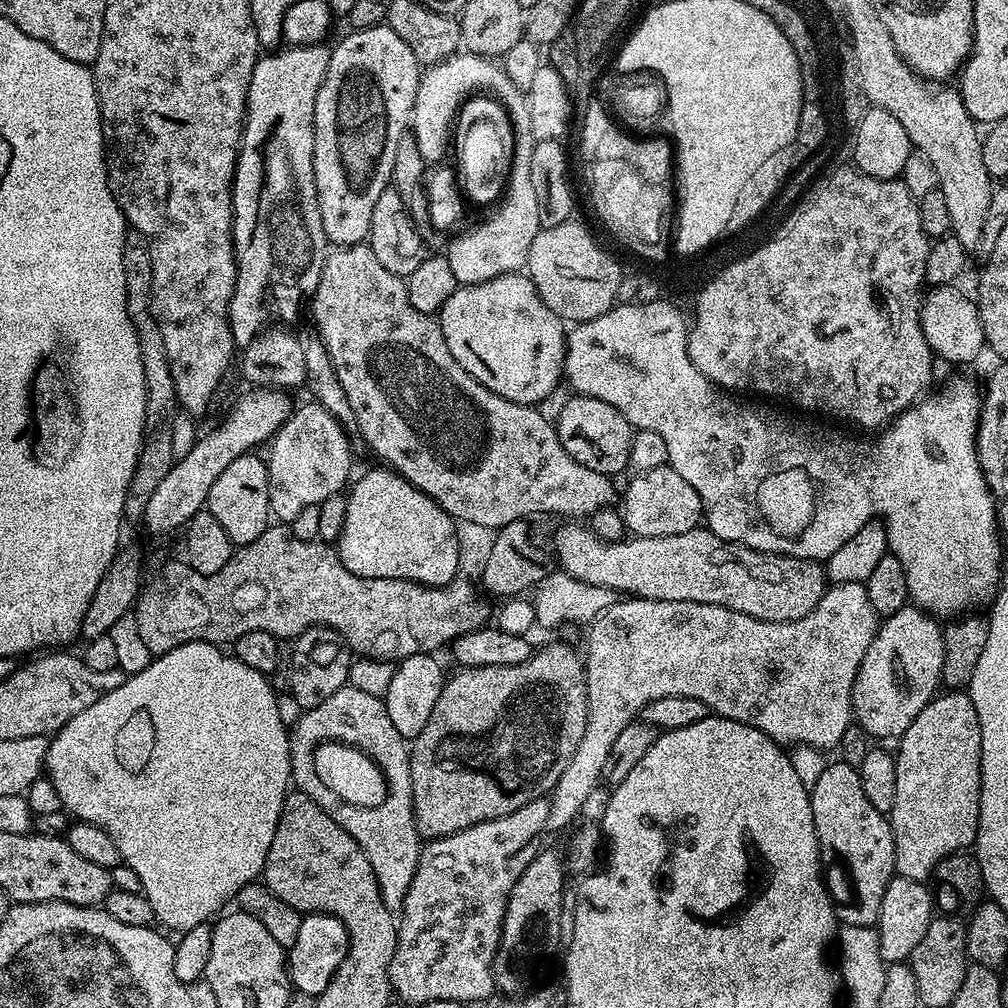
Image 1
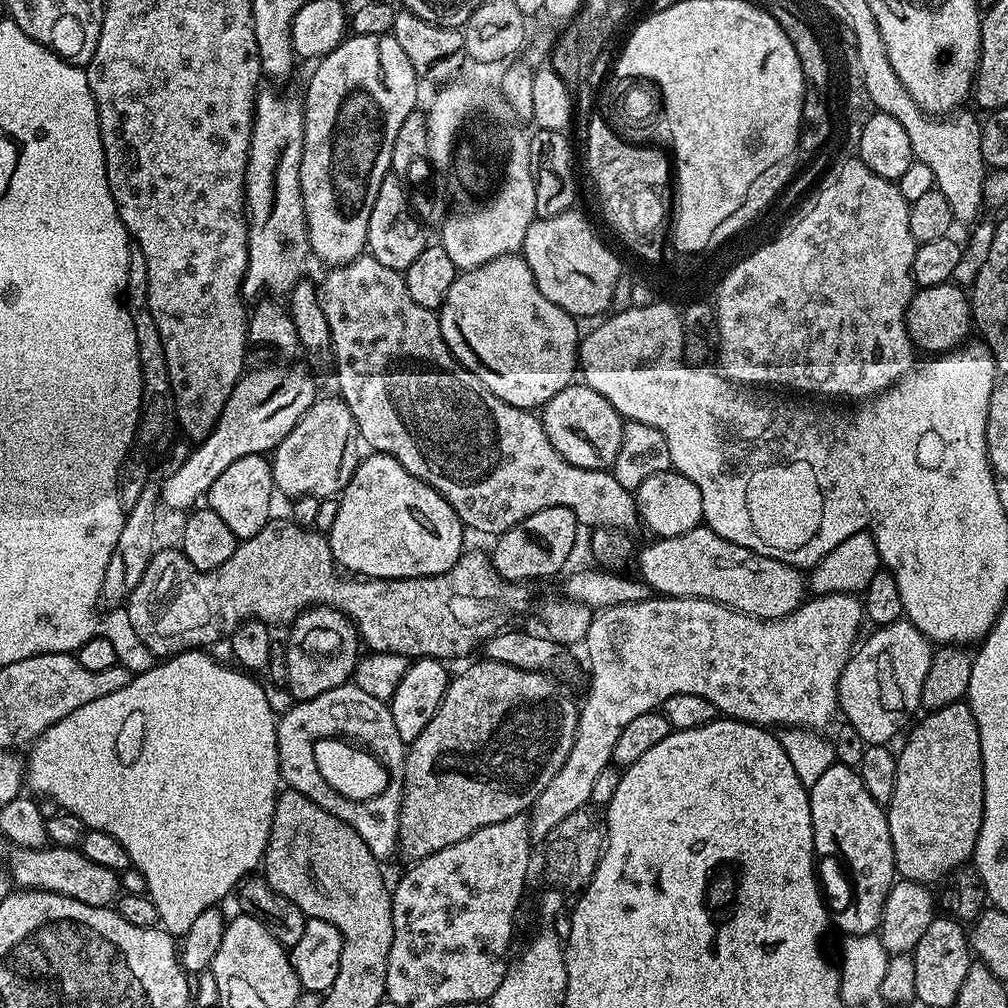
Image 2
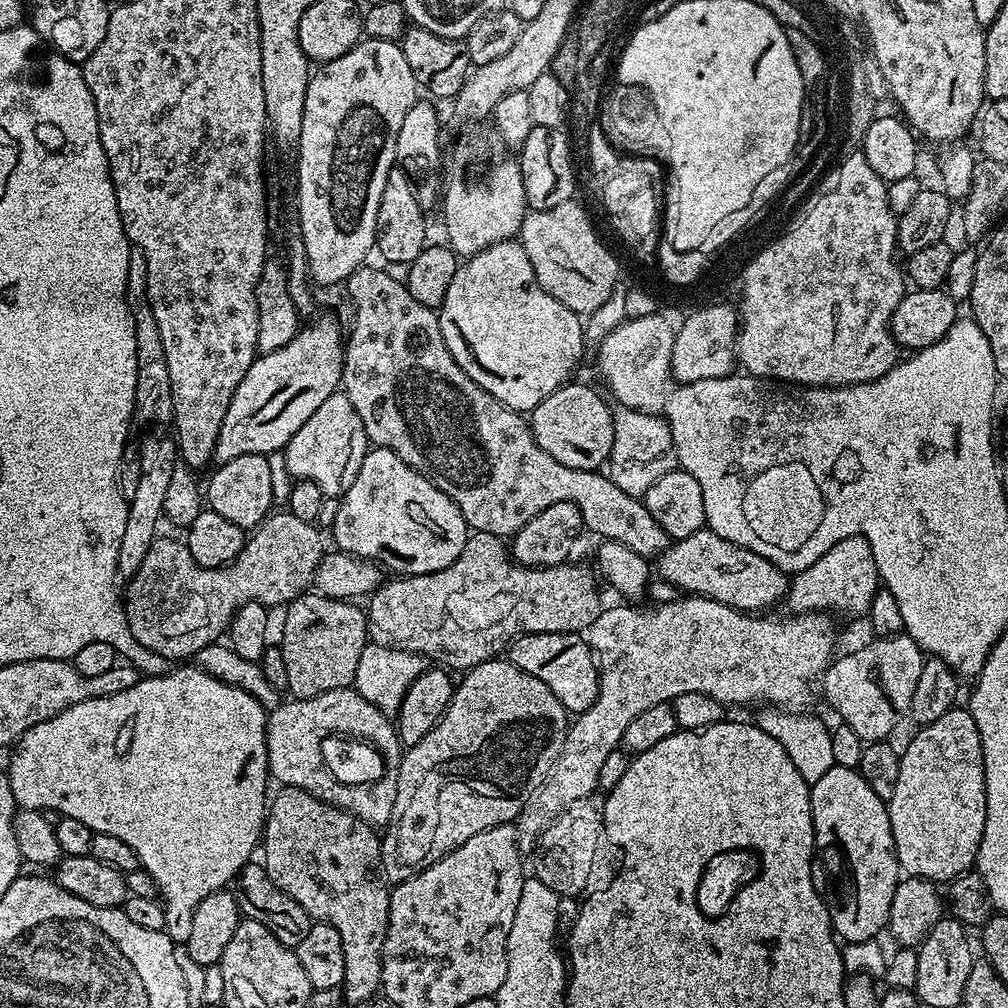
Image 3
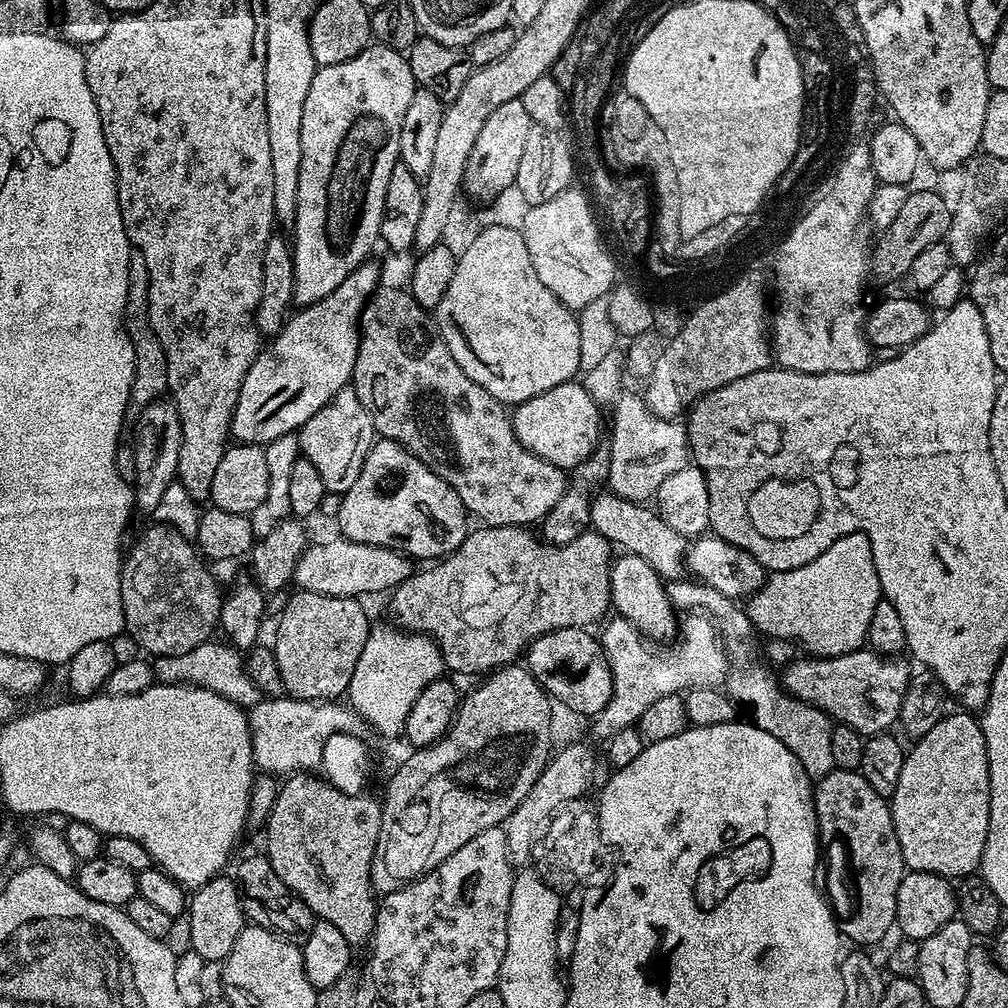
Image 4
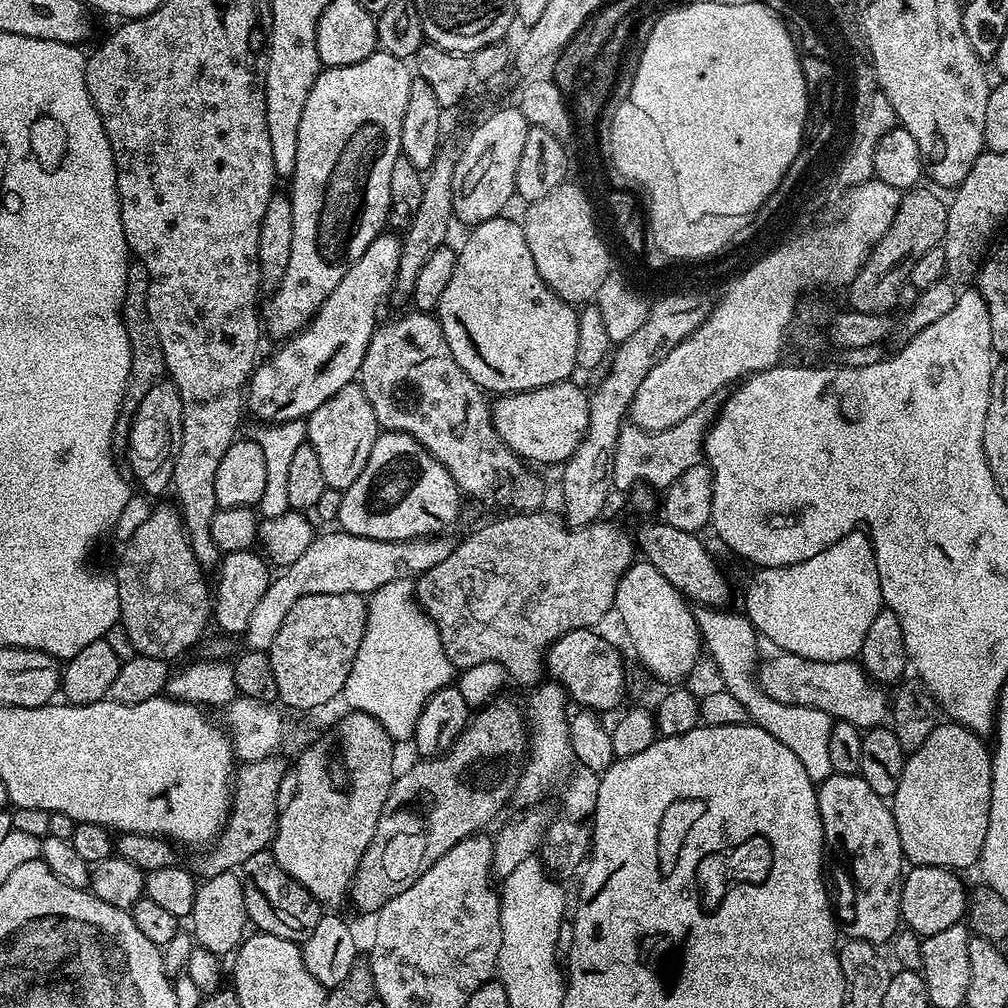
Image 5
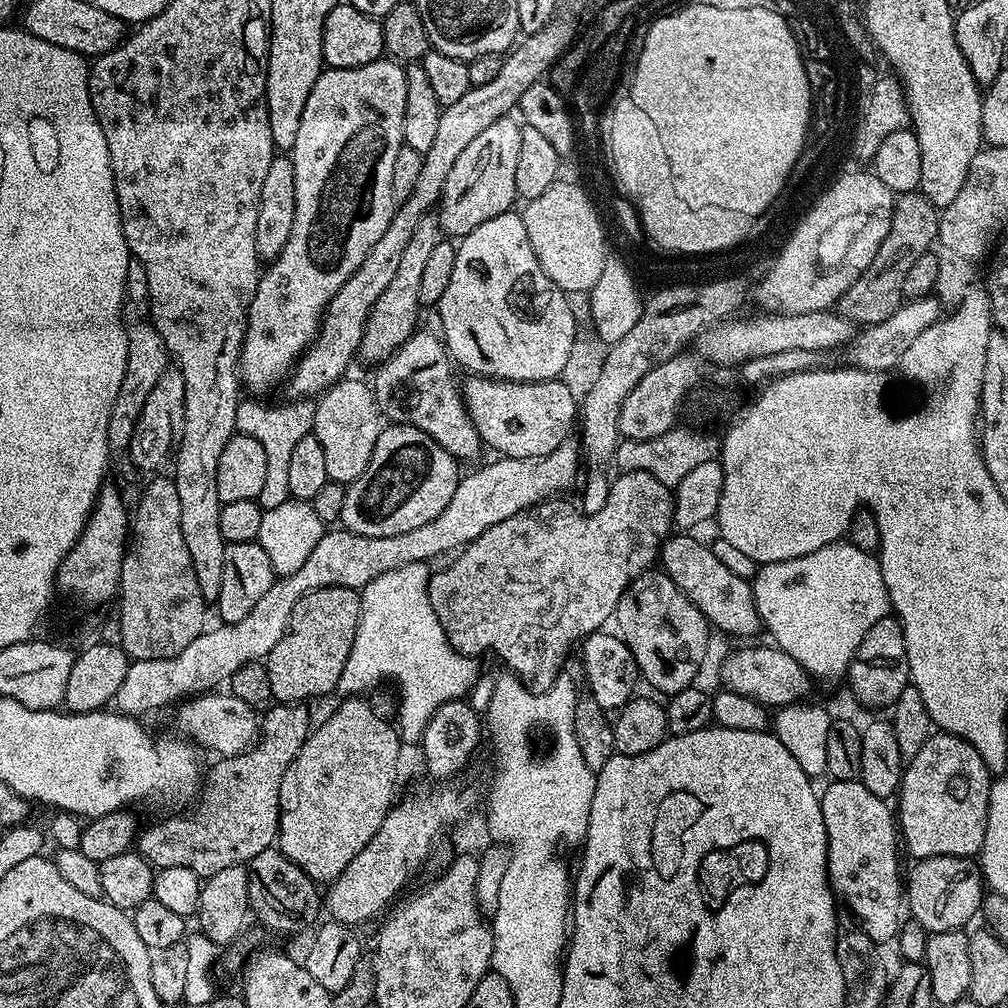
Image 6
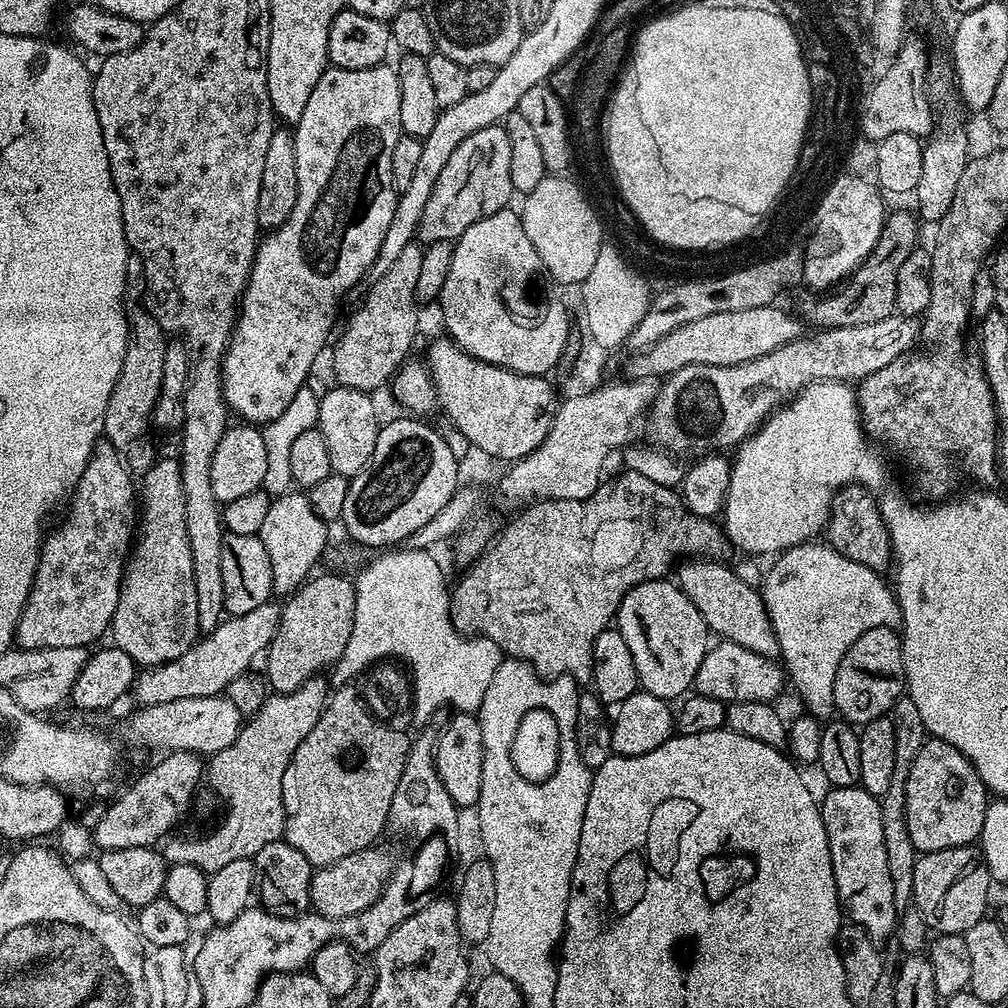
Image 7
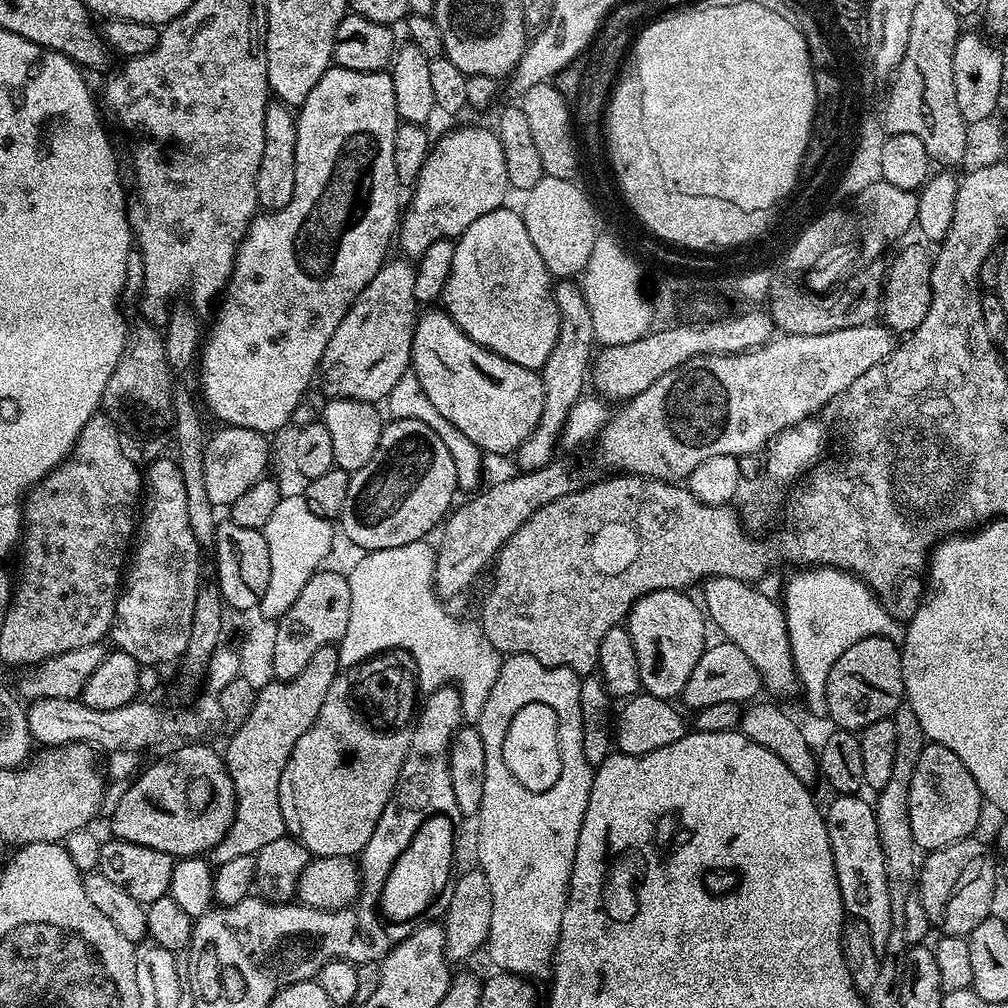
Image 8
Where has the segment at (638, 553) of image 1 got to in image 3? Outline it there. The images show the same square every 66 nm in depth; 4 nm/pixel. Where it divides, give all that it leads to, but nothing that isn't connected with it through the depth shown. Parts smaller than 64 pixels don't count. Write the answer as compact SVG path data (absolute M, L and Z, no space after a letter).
M701 530L690 534L686 538L669 543L658 557L660 570L658 576L666 582L672 583L681 593L694 596L707 596L710 600L717 600L731 608L738 608L749 614L759 613L759 608L768 608L776 599L783 597L788 591L789 577L774 562L762 558L762 554L754 554L754 550L746 550L734 542L726 542L726 538L718 538L718 534Z

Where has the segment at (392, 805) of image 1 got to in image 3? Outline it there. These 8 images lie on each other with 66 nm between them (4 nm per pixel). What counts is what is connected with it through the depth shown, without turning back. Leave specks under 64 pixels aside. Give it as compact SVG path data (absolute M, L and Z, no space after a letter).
M339 688L338 690L326 690L326 694L318 694L314 698L298 700L295 698L285 699L277 708L271 709L267 713L268 725L266 730L266 750L268 751L268 775L273 781L277 780L277 785L285 788L301 788L306 790L314 798L326 802L335 808L341 808L347 812L353 812L358 818L362 818L373 826L387 825L390 814L392 813L391 799L376 800L376 796L371 787L352 787L344 785L334 778L334 774L326 766L322 756L322 742L327 736L339 734L342 737L351 737L354 740L364 741L371 744L380 752L385 761L399 761L402 755L402 745L400 736L396 733L396 725L385 712L378 710L362 694L358 694L356 689Z

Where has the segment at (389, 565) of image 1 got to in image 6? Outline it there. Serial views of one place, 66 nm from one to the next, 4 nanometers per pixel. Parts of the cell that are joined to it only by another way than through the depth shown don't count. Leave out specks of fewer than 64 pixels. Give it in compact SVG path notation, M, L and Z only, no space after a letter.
M389 423L381 427L378 442L374 442L374 454L370 454L366 470L353 484L347 485L340 515L343 527L363 536L393 536L406 534L406 530L415 530L417 526L426 526L426 522L434 522L434 518L446 510L450 498L454 498L454 490L462 475L461 469L456 469L456 464L457 457L438 446L430 434L414 426Z

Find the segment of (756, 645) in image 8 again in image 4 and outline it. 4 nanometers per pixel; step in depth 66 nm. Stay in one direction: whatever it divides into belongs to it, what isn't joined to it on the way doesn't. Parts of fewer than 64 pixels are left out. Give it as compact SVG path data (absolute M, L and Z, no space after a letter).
M604 490L593 499L590 518L591 531L606 537L609 544L622 547L619 549L625 553L642 558L654 568L661 579L679 580L685 575L684 555L687 553L687 537L680 535L678 530L671 529L649 505L632 503L628 499L618 498L610 490Z

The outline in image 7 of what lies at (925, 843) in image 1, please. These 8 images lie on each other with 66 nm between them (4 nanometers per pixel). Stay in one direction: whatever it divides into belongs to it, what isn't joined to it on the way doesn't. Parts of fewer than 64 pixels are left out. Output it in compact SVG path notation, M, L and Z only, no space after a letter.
M925 739L922 750L918 750L918 758L914 758L910 766L904 791L904 821L917 853L975 845L982 834L989 803L990 793L972 763L950 746L950 742Z

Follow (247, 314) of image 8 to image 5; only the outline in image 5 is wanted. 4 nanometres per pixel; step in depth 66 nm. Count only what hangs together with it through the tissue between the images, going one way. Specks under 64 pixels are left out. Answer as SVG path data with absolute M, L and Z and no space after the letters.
M377 50L370 54L370 58L362 58L362 62L354 62L354 66L338 66L337 68L324 68L320 77L314 82L310 90L310 98L306 98L306 110L302 110L302 126L298 126L298 162L294 174L290 177L290 195L292 209L294 210L294 243L290 250L290 266L286 266L286 274L282 282L271 293L268 300L268 309L263 309L262 324L272 336L291 338L308 325L308 321L326 302L330 290L342 282L342 274L362 258L362 253L368 249L370 242L385 231L388 224L388 210L392 207L390 202L390 170L394 170L394 162L401 156L400 139L402 138L402 114L406 114L406 98L410 98L410 86L414 79L409 65L405 61L394 58L390 54Z

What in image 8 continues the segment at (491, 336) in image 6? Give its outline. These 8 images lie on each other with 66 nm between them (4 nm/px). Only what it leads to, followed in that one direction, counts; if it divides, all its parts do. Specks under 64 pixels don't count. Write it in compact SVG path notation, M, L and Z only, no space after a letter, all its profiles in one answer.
M511 206L498 210L490 210L490 214L482 214L478 222L470 222L470 226L455 241L454 266L450 266L450 278L446 278L442 297L443 311L458 325L478 346L506 358L510 362L518 362L518 366L541 369L546 358L550 358L550 350L558 342L558 306L554 291L554 278L548 273L546 262L542 262L542 254L534 250L534 242L530 242L530 234L526 234L524 217Z

